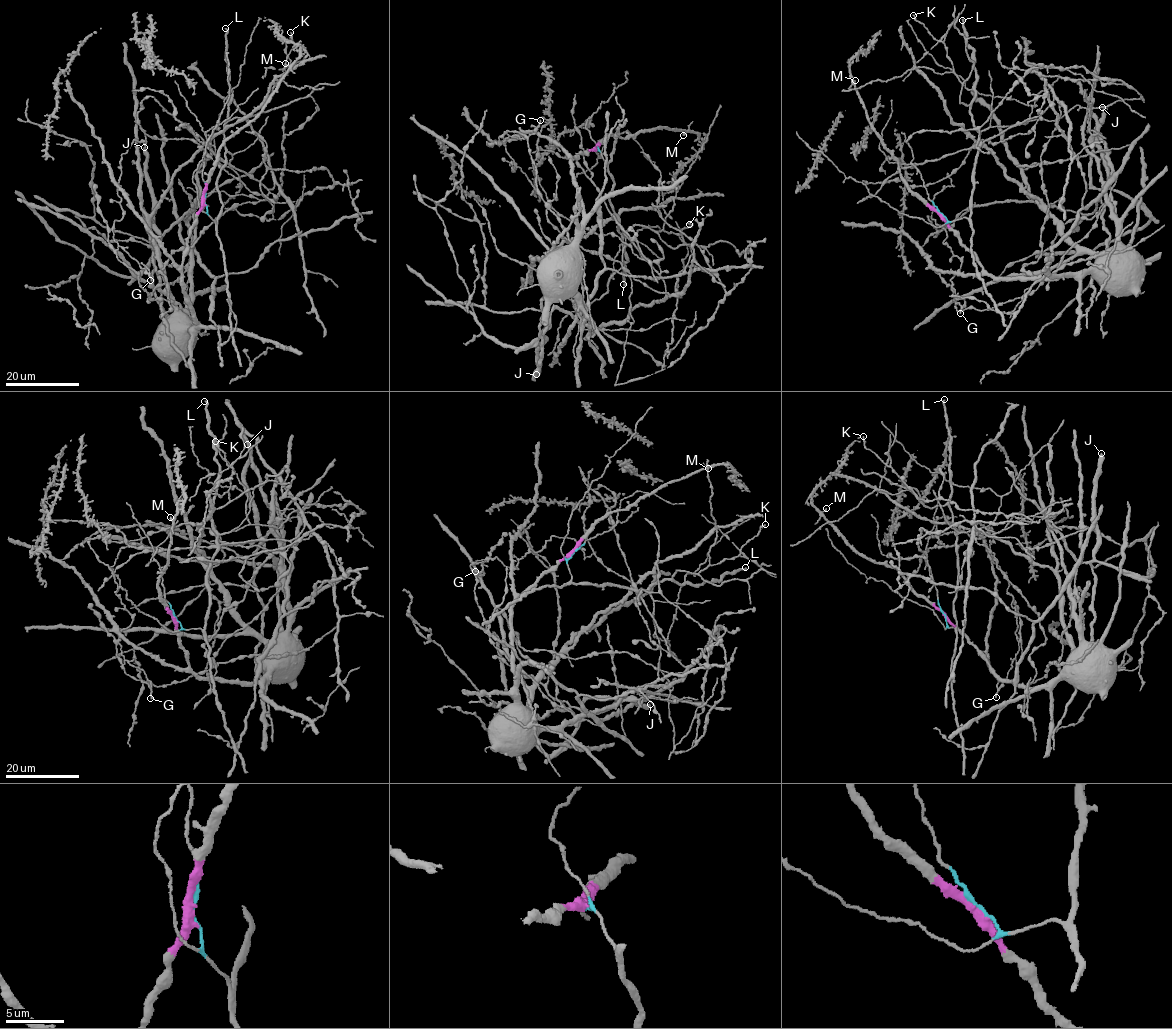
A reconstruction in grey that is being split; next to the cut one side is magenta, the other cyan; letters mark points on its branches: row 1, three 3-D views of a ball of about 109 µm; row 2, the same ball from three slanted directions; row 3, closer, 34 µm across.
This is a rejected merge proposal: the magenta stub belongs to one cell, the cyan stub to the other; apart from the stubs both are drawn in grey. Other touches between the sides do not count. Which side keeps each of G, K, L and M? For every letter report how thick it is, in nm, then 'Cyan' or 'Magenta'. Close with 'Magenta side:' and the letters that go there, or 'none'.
G: Thickness 200 nm. Magenta
K: Thickness 190 nm. Cyan
L: Thickness 320 nm. Cyan
M: Thickness 320 nm. Magenta
Magenta side: G, M

